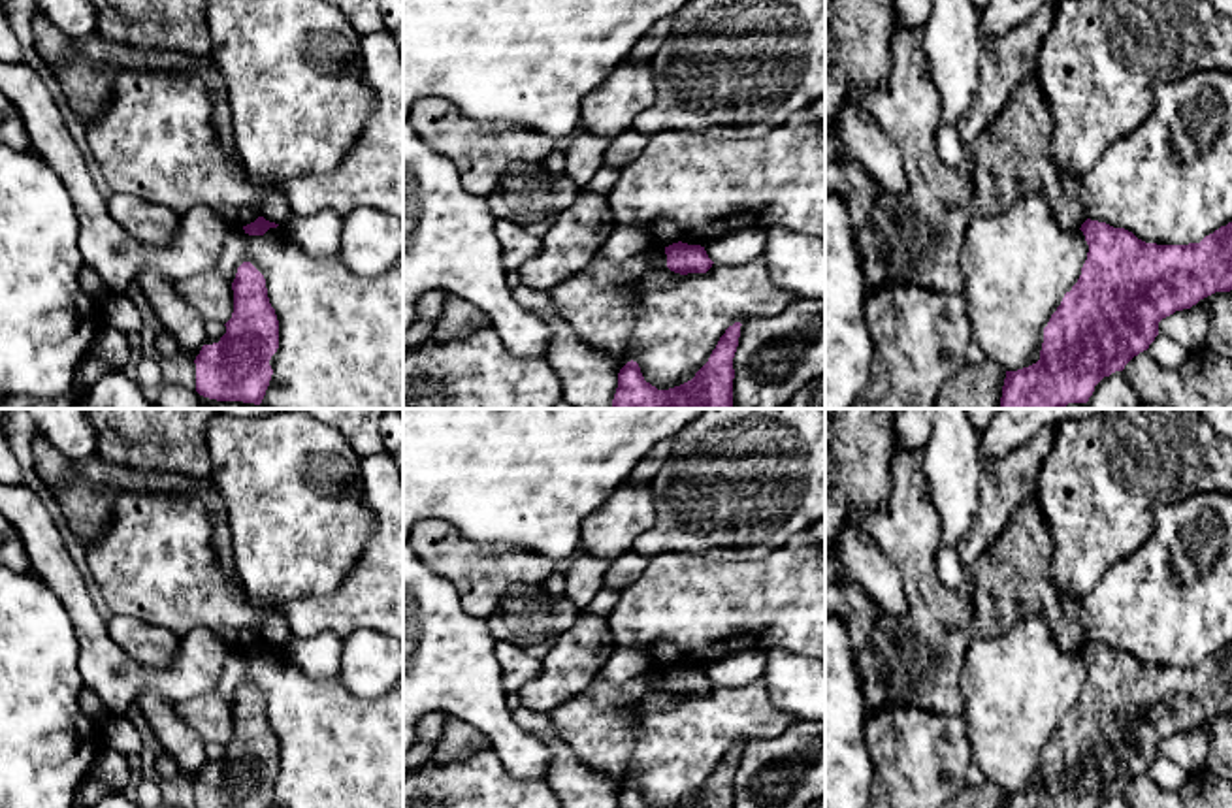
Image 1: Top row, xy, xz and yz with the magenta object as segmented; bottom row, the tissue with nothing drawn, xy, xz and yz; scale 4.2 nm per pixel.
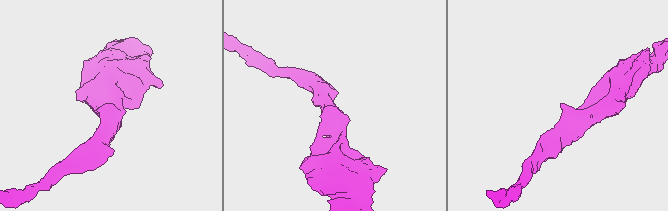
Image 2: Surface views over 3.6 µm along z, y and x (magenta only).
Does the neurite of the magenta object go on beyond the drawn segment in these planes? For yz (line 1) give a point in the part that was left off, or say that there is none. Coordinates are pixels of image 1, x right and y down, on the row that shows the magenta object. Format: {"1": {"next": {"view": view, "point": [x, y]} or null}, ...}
{"1": {"next": null}}

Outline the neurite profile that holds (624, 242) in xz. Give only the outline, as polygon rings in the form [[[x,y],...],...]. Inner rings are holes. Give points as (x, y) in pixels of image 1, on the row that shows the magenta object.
[[[616,224],[595,254],[614,266],[622,266],[625,260],[646,250],[650,245],[650,239],[637,228]]]

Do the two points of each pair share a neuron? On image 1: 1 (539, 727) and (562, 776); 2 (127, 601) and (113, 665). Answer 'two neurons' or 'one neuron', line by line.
1: one neuron
2: two neurons

